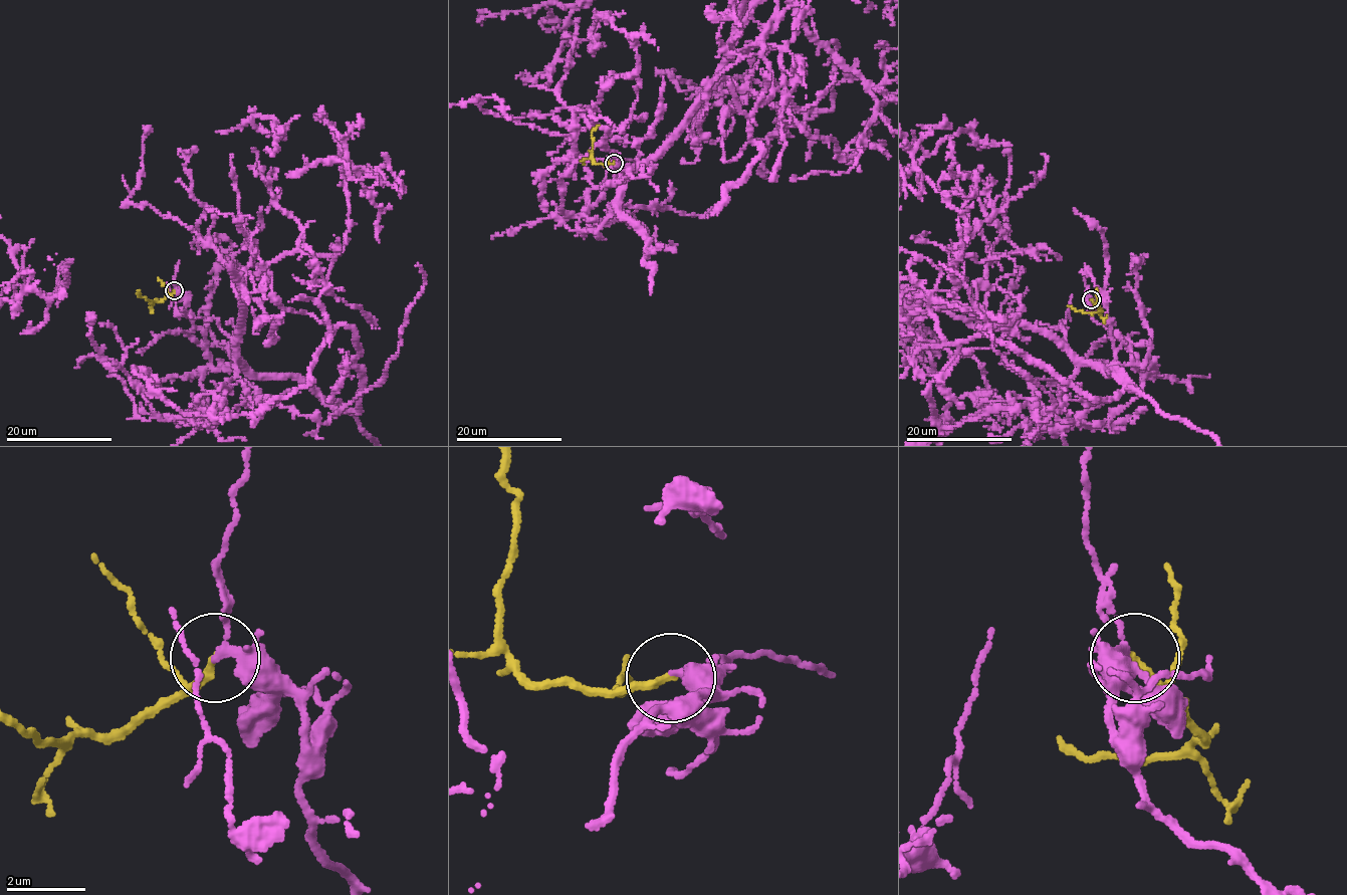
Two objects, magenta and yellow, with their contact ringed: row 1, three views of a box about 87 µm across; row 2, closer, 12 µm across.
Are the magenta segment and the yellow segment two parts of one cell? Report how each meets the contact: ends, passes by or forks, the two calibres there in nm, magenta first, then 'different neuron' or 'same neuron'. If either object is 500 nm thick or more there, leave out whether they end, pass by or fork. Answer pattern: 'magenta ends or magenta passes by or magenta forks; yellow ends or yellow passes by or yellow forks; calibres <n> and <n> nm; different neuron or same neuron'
magenta passes by; yellow ends; calibres 180 and 200 nm; same neuron

